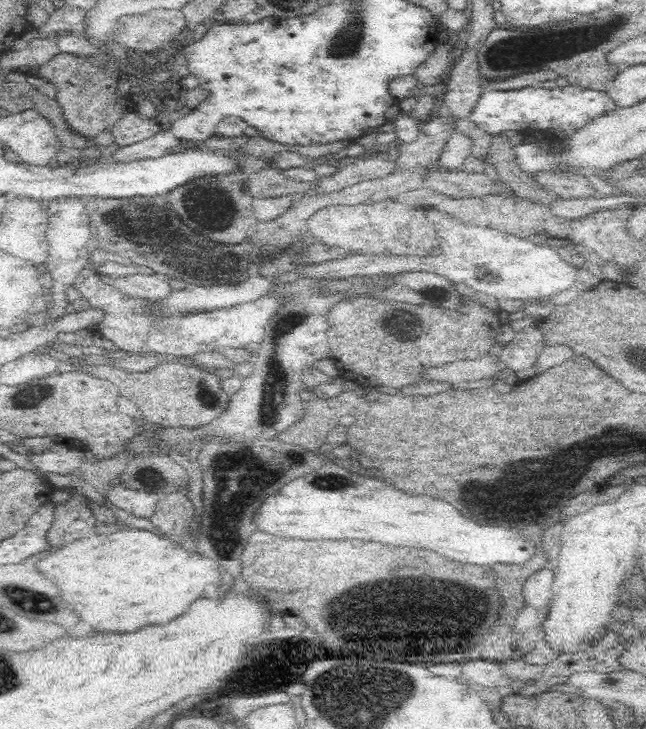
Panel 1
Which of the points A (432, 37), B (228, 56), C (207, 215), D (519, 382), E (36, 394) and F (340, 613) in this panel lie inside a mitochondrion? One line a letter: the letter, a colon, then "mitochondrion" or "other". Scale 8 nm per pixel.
A: other
B: other
C: mitochondrion
D: other
E: mitochondrion
F: mitochondrion

